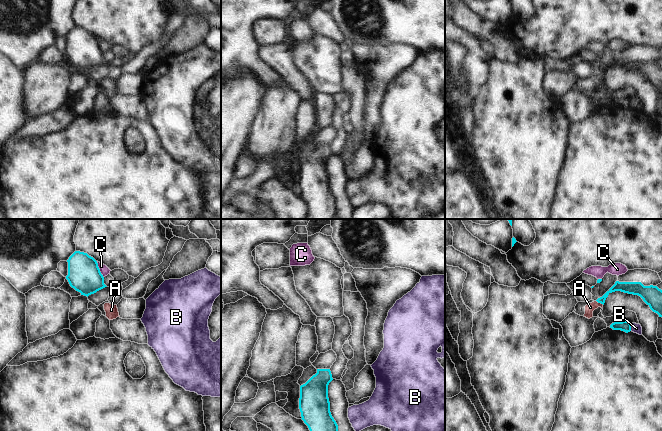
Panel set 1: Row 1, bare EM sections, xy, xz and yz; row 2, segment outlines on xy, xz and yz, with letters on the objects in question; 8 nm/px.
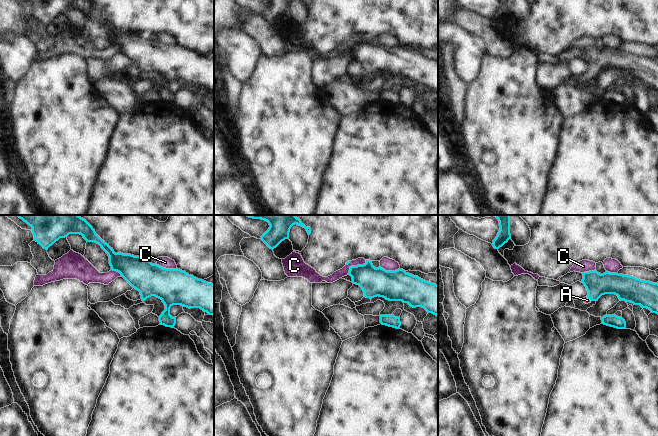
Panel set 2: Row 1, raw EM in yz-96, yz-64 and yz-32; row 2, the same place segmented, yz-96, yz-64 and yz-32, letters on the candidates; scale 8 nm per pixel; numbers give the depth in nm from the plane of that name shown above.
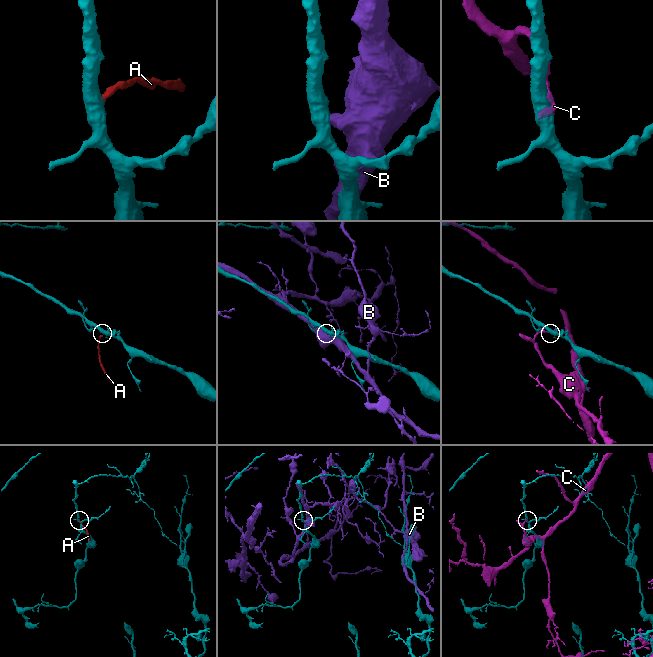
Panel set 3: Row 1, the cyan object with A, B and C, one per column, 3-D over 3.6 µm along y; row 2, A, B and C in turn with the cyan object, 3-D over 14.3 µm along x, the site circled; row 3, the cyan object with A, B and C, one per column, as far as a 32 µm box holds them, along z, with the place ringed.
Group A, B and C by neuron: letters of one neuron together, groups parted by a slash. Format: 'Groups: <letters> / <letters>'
Groups: A / B / C

